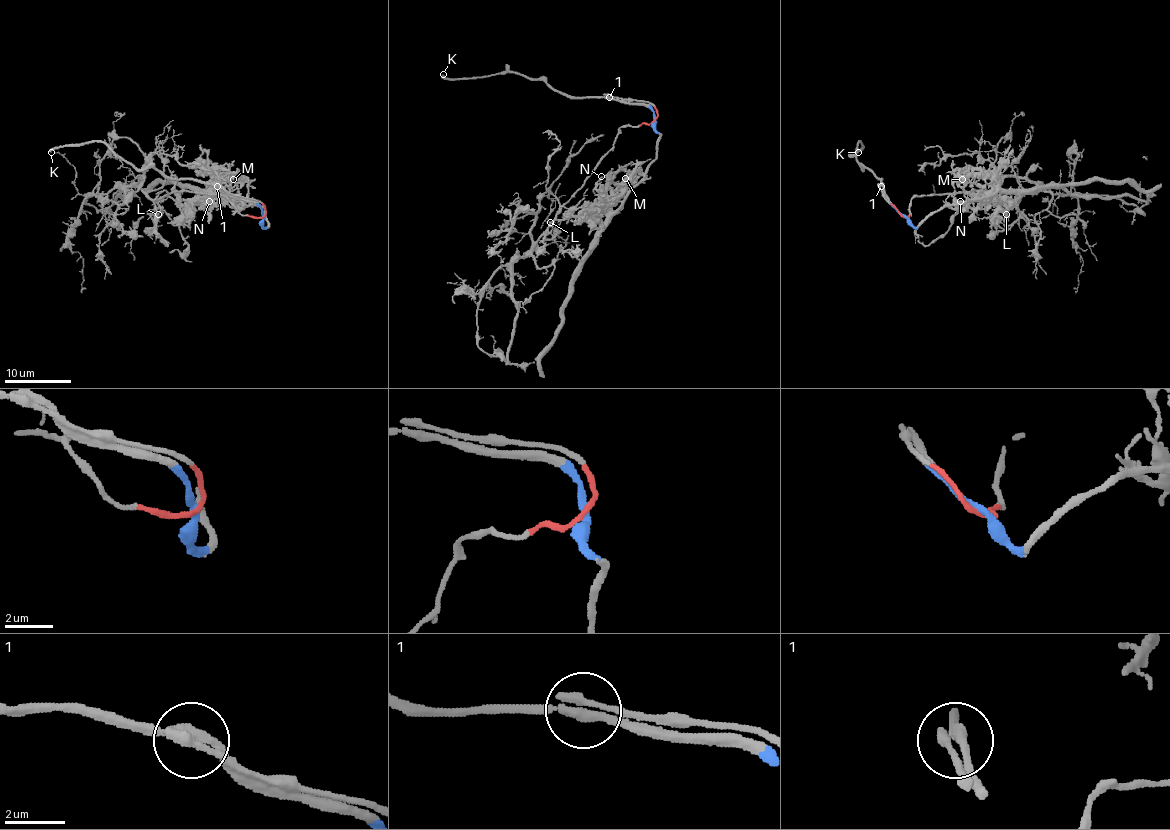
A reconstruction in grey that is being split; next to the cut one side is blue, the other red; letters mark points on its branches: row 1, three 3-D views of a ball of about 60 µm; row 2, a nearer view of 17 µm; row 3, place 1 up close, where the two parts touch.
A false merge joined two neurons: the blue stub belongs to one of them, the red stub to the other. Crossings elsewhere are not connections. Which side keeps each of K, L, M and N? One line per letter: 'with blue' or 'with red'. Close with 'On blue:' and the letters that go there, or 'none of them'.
K: with blue
L: with red
M: with blue
N: with blue
On blue: K, M, N

